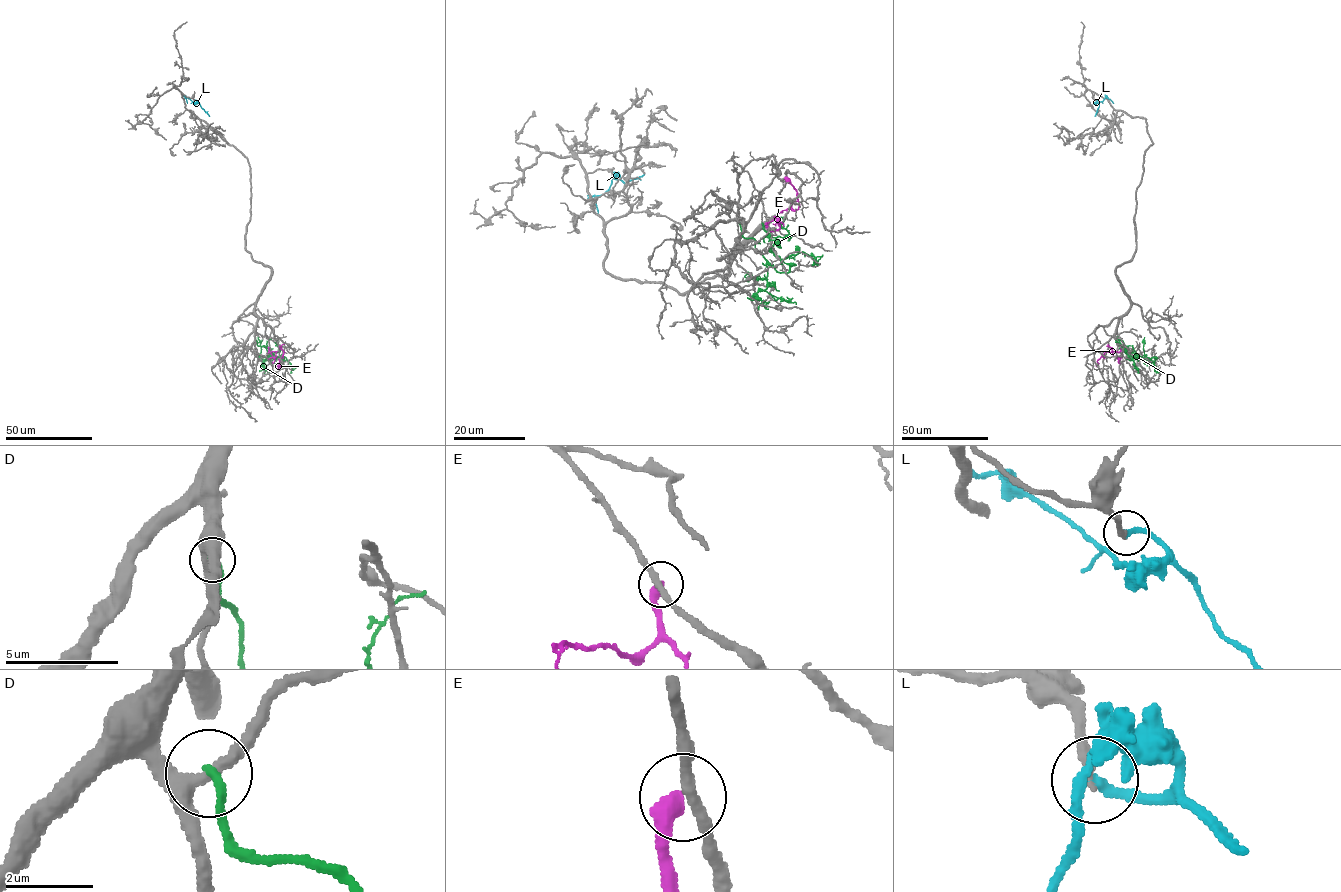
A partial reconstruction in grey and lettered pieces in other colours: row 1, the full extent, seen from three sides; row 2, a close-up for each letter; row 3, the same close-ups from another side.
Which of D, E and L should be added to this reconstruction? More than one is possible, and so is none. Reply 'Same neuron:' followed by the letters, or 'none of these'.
Same neuron: L

